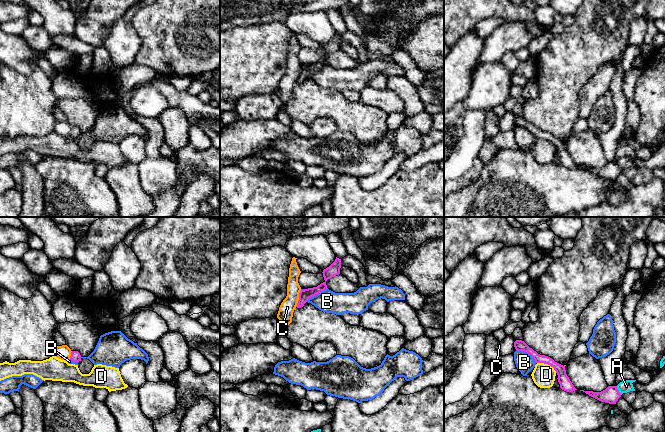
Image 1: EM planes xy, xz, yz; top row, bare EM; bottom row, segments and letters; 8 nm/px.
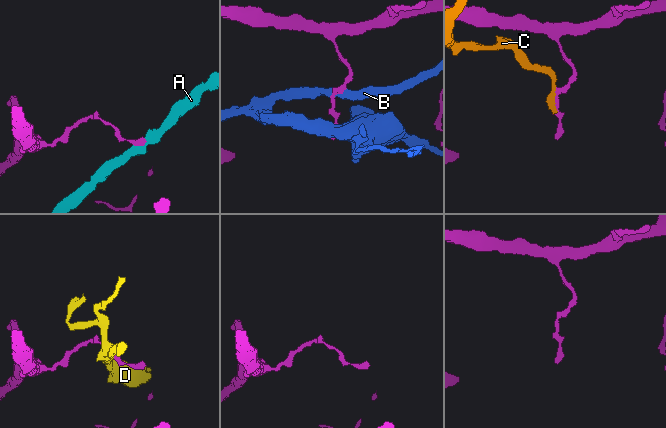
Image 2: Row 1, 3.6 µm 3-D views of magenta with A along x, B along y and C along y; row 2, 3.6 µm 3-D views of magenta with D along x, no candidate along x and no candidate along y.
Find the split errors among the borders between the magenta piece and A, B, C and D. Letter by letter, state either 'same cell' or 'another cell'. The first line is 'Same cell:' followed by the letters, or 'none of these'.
Same cell: none of these
A: another cell
B: another cell
C: another cell
D: another cell

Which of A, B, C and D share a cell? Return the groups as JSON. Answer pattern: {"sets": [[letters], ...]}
{"sets": [["A"], ["B"], ["C"], ["D"]]}

